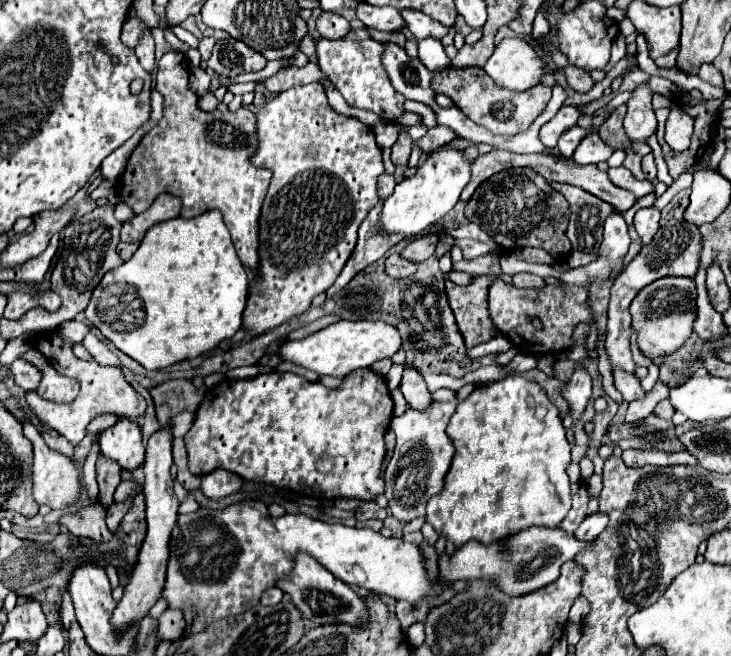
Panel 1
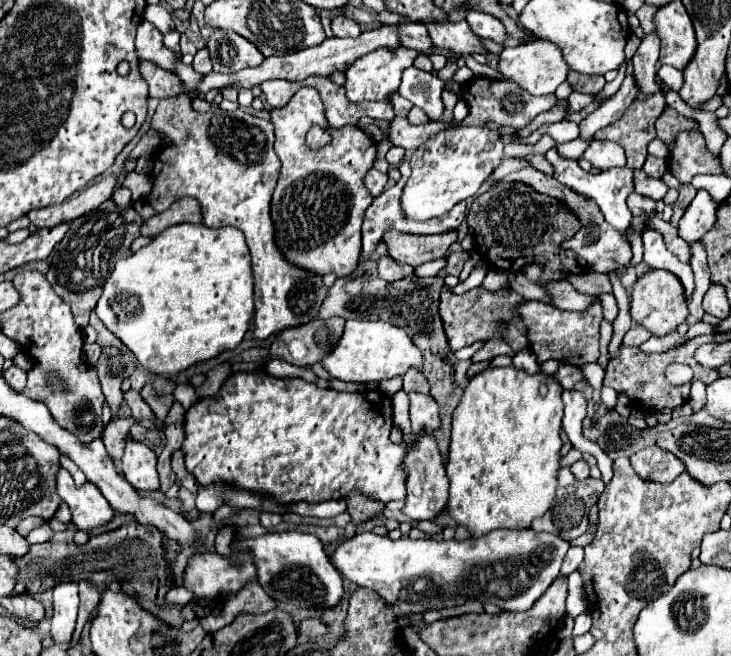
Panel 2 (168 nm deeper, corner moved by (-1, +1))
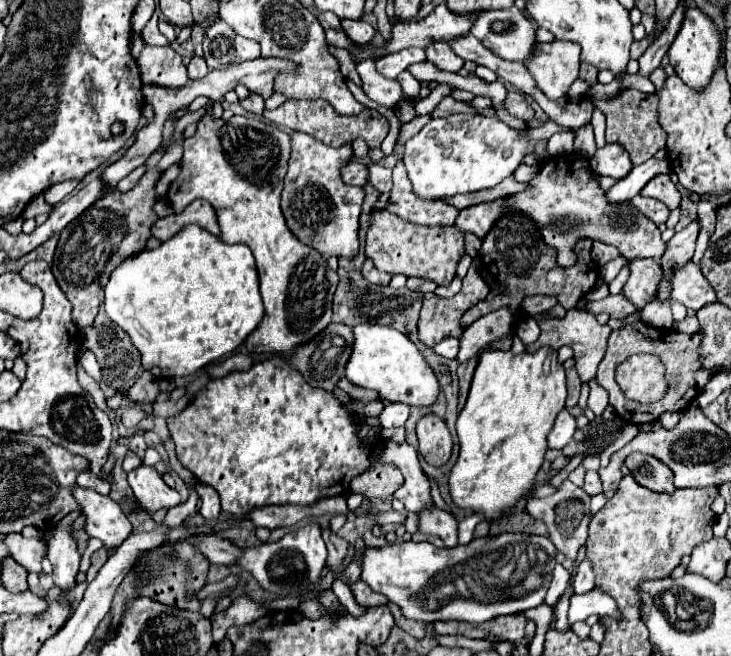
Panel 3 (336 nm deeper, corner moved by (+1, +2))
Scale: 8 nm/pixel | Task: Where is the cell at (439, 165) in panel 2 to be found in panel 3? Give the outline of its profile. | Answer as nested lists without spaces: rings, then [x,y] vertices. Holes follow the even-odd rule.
[[[451,114],[447,118],[431,120],[421,128],[421,132],[407,140],[403,162],[415,194],[425,200],[439,200],[443,196],[497,186],[515,174],[515,170],[523,164],[527,150],[529,138],[501,122],[497,116]]]

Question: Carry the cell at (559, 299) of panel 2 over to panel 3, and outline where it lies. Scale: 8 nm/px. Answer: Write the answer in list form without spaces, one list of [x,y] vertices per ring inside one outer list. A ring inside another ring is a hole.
[[[617,294],[617,296],[607,296],[599,302],[587,302],[587,310],[593,312],[593,314],[599,314],[599,312],[607,312],[611,318],[625,318],[629,314],[639,314],[641,310],[637,310],[637,306],[633,306],[629,300],[623,298],[623,294]]]

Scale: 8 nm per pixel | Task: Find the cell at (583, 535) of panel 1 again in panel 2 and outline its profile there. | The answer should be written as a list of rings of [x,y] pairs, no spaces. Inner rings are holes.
[[[571,547],[565,555],[565,561],[563,561],[563,567],[561,567],[561,575],[569,575],[573,573],[579,563],[583,561],[583,547]]]

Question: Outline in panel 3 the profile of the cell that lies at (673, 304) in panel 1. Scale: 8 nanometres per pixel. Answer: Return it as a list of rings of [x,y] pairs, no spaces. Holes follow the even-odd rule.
[[[635,258],[629,262],[629,278],[623,286],[623,296],[637,308],[643,308],[647,302],[655,298],[659,282],[661,282],[659,262]]]

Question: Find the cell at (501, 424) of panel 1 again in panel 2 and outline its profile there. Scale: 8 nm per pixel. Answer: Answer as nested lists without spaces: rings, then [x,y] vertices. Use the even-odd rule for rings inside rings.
[[[513,367],[485,369],[477,373],[465,387],[463,399],[453,411],[453,429],[447,459],[447,477],[451,481],[447,513],[457,525],[467,527],[473,537],[481,537],[493,529],[531,527],[533,519],[543,517],[557,491],[557,473],[561,469],[561,385],[551,375],[529,375]]]

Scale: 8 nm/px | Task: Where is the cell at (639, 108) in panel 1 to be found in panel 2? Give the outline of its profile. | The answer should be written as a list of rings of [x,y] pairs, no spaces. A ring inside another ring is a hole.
[[[655,33],[647,35],[637,53],[633,55],[633,75],[639,79],[639,95],[655,95],[659,91],[657,85],[657,59],[659,59],[659,37]]]

